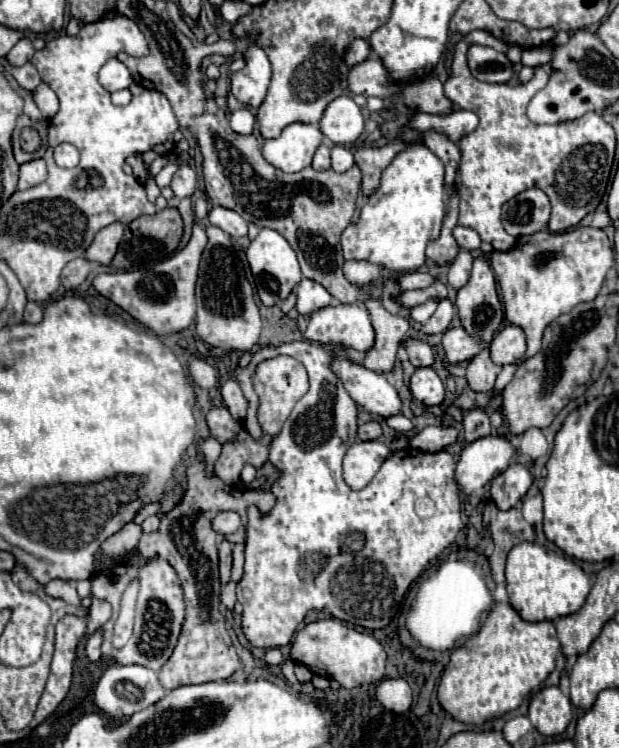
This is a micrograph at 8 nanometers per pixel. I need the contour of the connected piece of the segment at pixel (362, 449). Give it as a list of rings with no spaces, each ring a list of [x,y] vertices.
[[[372,440],[356,442],[344,456],[344,480],[352,490],[362,490],[370,484],[374,474],[380,470],[382,462],[392,454],[390,446]]]

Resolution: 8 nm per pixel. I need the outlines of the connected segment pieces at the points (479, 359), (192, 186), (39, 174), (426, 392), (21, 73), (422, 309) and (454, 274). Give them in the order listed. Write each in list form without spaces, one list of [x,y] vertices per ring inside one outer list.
[[[482,350],[466,368],[466,380],[474,392],[490,392],[496,384],[502,366],[494,364],[488,350]]]
[[[180,166],[178,172],[176,172],[174,178],[172,178],[170,188],[174,190],[174,194],[176,194],[178,198],[192,196],[194,190],[196,190],[196,172],[194,172],[190,166]]]
[[[32,160],[28,164],[20,166],[20,180],[18,180],[18,190],[28,190],[46,180],[46,164],[44,160]]]
[[[418,368],[410,378],[410,392],[426,406],[436,406],[444,400],[444,386],[432,368]]]
[[[2,60],[2,64],[14,74],[14,78],[20,82],[20,86],[22,88],[26,88],[26,90],[34,90],[42,80],[40,80],[40,74],[36,72],[36,68],[32,66],[32,64],[24,64],[24,66],[20,66],[20,68],[14,68],[14,66],[8,66],[8,62],[6,60]]]
[[[426,302],[426,304],[420,304],[416,308],[410,308],[410,320],[414,320],[414,324],[424,324],[436,310],[436,302]]]
[[[458,252],[458,256],[454,258],[454,262],[450,264],[448,270],[448,284],[454,290],[460,290],[462,286],[466,286],[468,278],[470,278],[470,270],[472,270],[472,254],[470,252]]]

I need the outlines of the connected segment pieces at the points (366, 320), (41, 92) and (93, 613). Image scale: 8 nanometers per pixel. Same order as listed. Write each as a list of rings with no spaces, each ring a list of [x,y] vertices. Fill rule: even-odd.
[[[342,304],[316,310],[316,314],[310,316],[304,338],[324,344],[346,344],[354,350],[368,352],[374,346],[376,334],[366,308]]]
[[[40,84],[34,90],[34,102],[36,102],[36,106],[40,108],[40,112],[46,120],[50,120],[58,110],[58,98],[56,98],[54,90],[48,84]]]
[[[94,598],[92,606],[90,606],[90,614],[88,614],[88,630],[86,630],[86,634],[92,636],[104,622],[110,620],[110,614],[112,614],[110,604],[106,600]]]

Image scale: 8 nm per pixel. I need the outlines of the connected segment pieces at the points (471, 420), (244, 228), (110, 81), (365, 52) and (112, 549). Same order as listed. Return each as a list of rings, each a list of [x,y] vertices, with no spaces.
[[[474,408],[466,414],[466,420],[464,420],[464,436],[468,442],[474,442],[476,438],[482,438],[482,436],[488,436],[492,430],[490,426],[490,416],[486,414],[486,410],[482,408]]]
[[[214,206],[208,214],[208,220],[210,220],[212,226],[222,228],[232,238],[246,236],[246,232],[248,232],[248,224],[244,222],[244,218],[240,214],[236,214],[234,210],[228,210],[228,208],[222,208],[222,206]]]
[[[112,58],[102,66],[98,80],[108,92],[116,92],[116,90],[128,88],[132,84],[132,74],[118,58]]]
[[[356,40],[348,48],[348,54],[344,54],[344,60],[348,62],[348,66],[356,66],[356,64],[364,62],[366,58],[370,58],[370,54],[372,54],[370,44],[366,40]]]
[[[130,522],[130,524],[124,526],[118,534],[114,534],[114,536],[108,538],[106,542],[102,542],[100,550],[102,550],[104,562],[116,560],[116,558],[120,558],[120,556],[130,554],[130,552],[138,546],[140,534],[142,534],[142,528],[140,528],[138,524],[134,524],[134,522]]]

